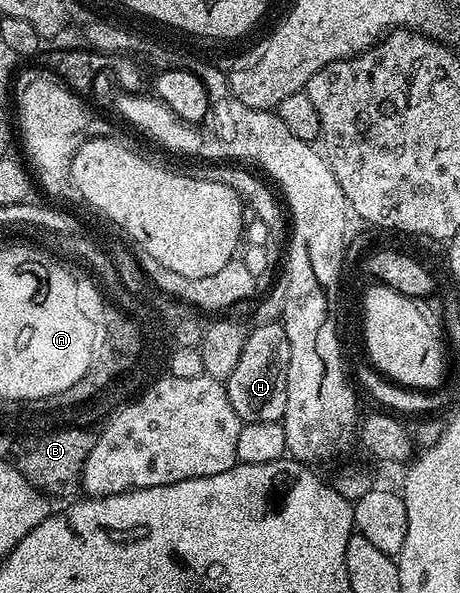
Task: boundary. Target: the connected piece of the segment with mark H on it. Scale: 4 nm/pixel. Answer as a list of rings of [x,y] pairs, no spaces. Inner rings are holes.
[[[259,324],[246,335],[239,363],[235,370],[231,370],[231,378],[224,381],[227,398],[231,406],[235,406],[235,414],[242,422],[284,421],[287,410],[288,365],[289,343],[284,324]]]

